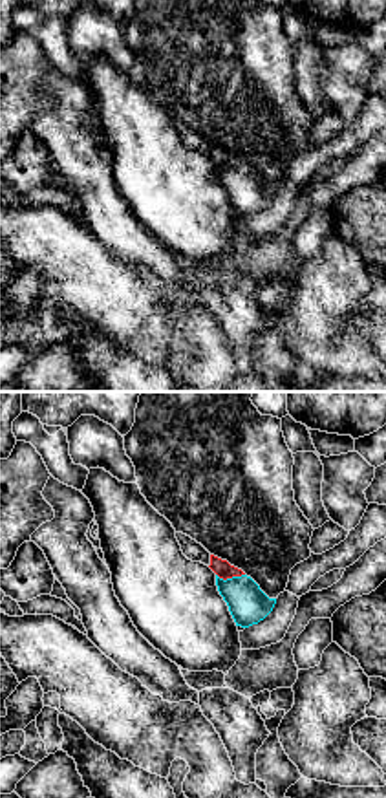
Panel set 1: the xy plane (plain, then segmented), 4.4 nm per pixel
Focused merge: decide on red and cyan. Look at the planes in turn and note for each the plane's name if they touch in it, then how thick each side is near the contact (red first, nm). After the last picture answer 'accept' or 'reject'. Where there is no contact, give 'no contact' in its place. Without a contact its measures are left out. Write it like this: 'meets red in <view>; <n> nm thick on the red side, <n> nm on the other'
meets red in xy; 80 nm thick on the red side, 170 nm on the other

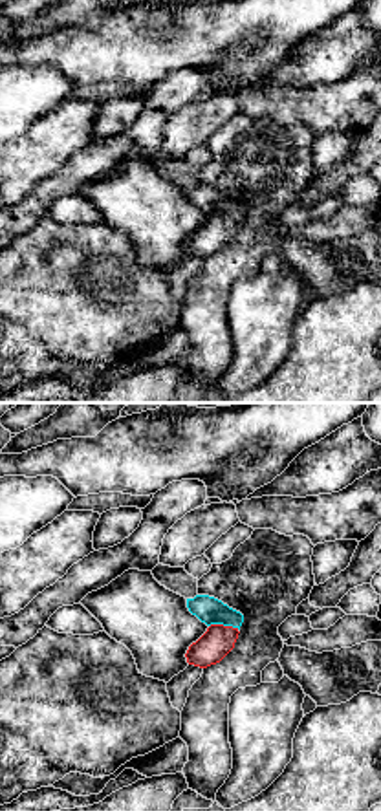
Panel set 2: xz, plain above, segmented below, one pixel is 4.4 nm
meets red in xz; 140 nm thick on the red side, 120 nm on the other

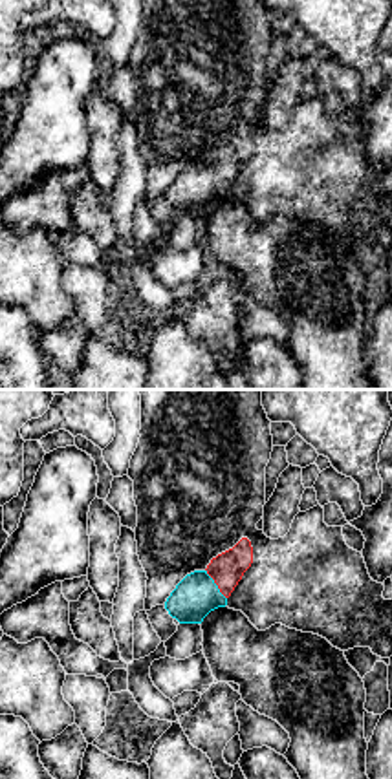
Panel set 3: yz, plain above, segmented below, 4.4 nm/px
meets red in yz; 150 nm thick on the red side, 190 nm on the other

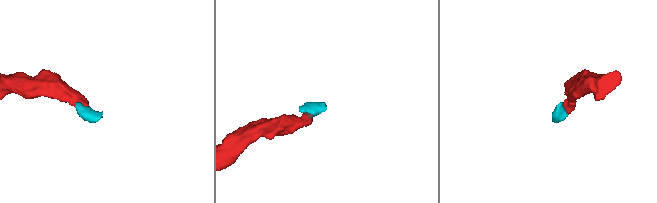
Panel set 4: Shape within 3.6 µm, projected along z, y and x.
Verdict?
accept

